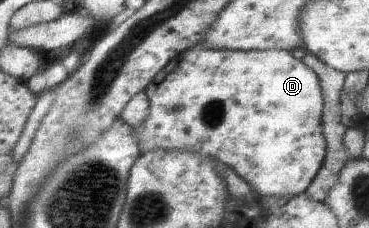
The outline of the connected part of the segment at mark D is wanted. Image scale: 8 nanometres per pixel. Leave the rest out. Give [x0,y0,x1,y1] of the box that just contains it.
[132,45,326,197]

